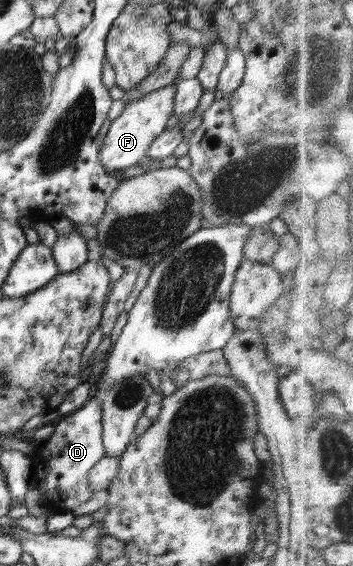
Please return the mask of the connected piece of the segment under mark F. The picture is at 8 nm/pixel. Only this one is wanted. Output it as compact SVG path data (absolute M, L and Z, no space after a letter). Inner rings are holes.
M169 84L126 103L121 115L111 121L110 128L100 148L100 163L109 174L120 175L125 168L137 166L143 158L148 160L151 143L167 128L168 120L174 115L175 84Z

